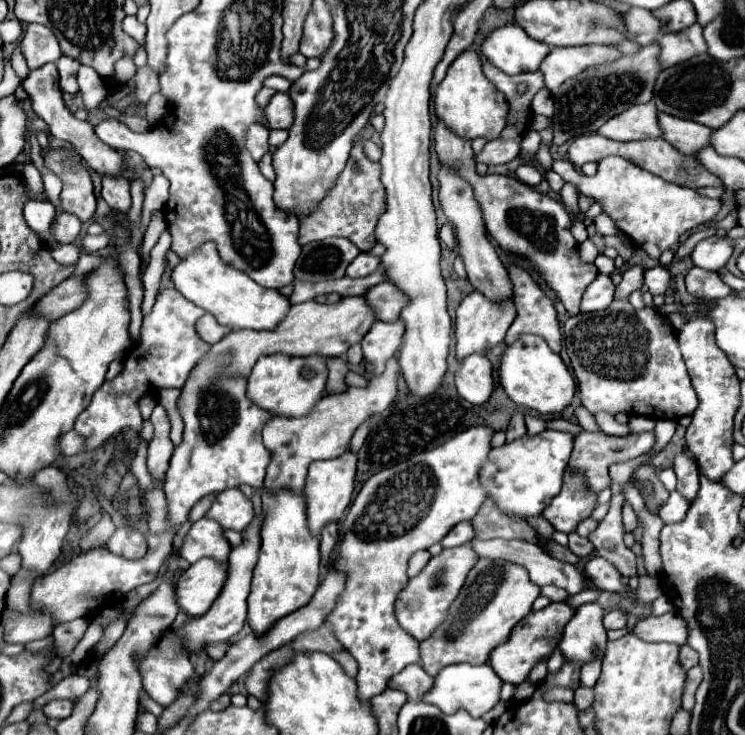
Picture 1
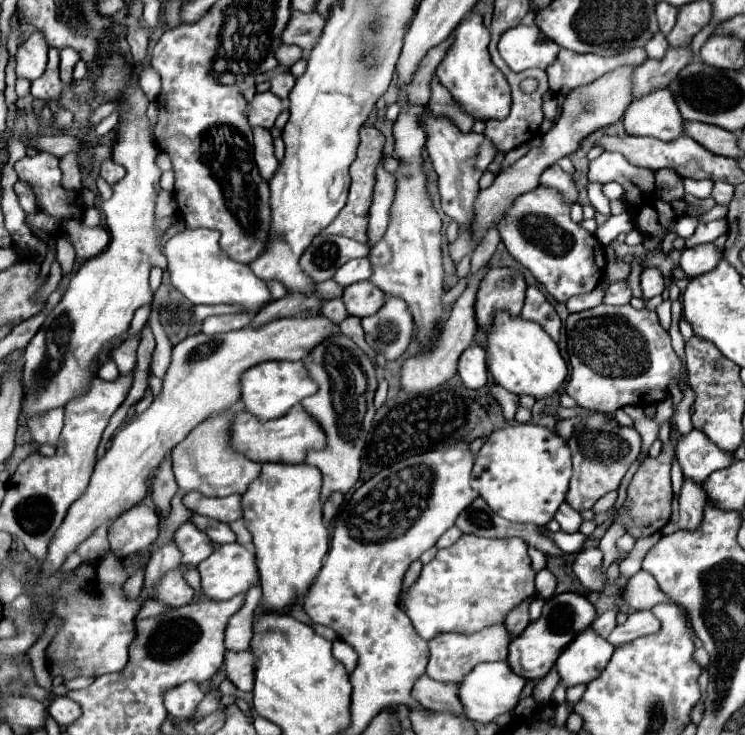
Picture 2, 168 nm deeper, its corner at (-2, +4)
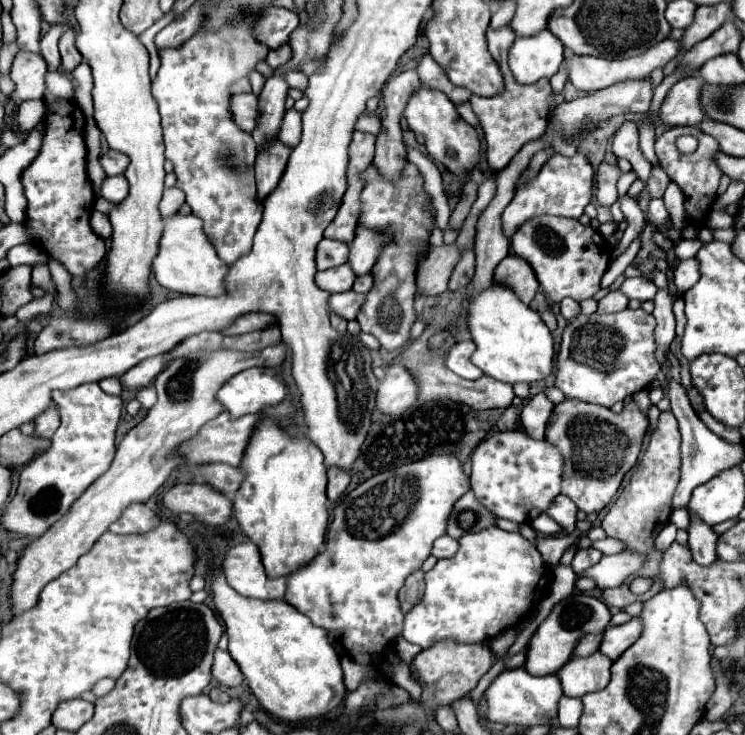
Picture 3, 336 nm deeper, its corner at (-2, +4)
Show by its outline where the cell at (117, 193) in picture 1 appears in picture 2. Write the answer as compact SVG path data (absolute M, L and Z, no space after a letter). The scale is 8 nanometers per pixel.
M105 159L105 161L101 163L101 177L103 177L109 185L115 185L123 175L125 175L125 167L123 167L123 165L117 165L117 163L111 161L111 159Z

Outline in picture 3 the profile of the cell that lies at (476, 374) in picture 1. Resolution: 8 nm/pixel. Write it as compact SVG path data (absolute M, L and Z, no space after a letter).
M463 341L463 343L455 343L453 349L449 351L449 357L447 357L447 367L457 373L459 377L463 379L479 379L483 377L483 371L471 363L471 355L475 351L475 343L473 341Z

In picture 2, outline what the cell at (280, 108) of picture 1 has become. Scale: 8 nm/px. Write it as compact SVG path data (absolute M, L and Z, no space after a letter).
M271 91L257 93L249 103L249 125L271 129L281 111L283 111L283 105L277 95L273 95Z

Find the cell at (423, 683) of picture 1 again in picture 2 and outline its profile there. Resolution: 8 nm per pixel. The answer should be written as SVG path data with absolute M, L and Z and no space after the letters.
M423 675L413 685L413 697L429 711L445 711L461 719L465 717L455 683L441 683Z

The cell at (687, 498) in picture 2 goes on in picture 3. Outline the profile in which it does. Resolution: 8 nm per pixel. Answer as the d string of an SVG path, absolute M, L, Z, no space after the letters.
M697 515L689 517L689 549L693 553L693 559L699 565L711 565L717 559L715 553L715 543L717 543L717 533L713 531L711 525L707 525L703 519L699 519Z

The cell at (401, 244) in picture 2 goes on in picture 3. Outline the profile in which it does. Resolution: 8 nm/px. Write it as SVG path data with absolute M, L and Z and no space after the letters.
M365 273L365 275L357 277L357 281L355 281L355 285L353 285L353 289L355 289L357 293L369 293L371 287L373 287L373 273Z

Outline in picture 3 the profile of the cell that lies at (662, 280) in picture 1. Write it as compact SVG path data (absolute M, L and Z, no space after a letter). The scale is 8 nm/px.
M629 277L625 279L625 283L621 285L621 291L629 297L629 299L639 299L639 301L649 301L655 297L657 287L653 281L649 281L647 277Z

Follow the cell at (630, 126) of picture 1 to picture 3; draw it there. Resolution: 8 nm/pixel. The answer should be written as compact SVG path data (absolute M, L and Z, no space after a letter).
M689 77L679 83L675 83L667 97L663 99L657 119L663 125L677 127L677 125L699 125L703 119L699 93L701 93L703 81L699 77Z

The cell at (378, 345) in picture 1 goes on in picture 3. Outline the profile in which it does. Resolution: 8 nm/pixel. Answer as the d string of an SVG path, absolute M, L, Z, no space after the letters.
M413 163L405 165L397 183L383 181L373 165L365 173L361 173L361 179L365 187L361 193L363 207L359 221L371 229L391 229L395 233L395 241L383 249L373 267L375 285L367 293L367 301L361 307L357 321L361 325L361 331L377 337L383 349L397 351L409 343L411 325L417 319L413 307L413 297L417 291L415 271L419 257L427 247L429 231L433 227L433 217L425 211L425 203L429 203L429 197L423 191L423 177Z

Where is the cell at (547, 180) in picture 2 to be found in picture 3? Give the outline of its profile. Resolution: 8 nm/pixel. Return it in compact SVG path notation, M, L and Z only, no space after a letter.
M555 153L541 167L541 171L531 183L517 189L513 201L505 207L501 215L501 227L505 231L505 237L511 239L511 235L517 231L521 223L537 215L561 215L561 217L575 217L575 219L581 217L583 209L591 201L591 193L593 193L593 167L589 165L587 157L581 153L573 157L563 157Z

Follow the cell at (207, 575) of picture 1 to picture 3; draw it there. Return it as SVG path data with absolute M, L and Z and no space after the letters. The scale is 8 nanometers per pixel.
M255 543L231 547L221 561L221 571L227 583L243 597L283 599L285 595L285 579L267 579Z

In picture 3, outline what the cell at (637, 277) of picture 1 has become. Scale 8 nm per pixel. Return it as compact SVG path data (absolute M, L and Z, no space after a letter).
M609 291L601 301L599 301L599 311L601 313L615 313L615 311L623 311L627 309L629 299L625 299L625 295L621 295L621 291Z

